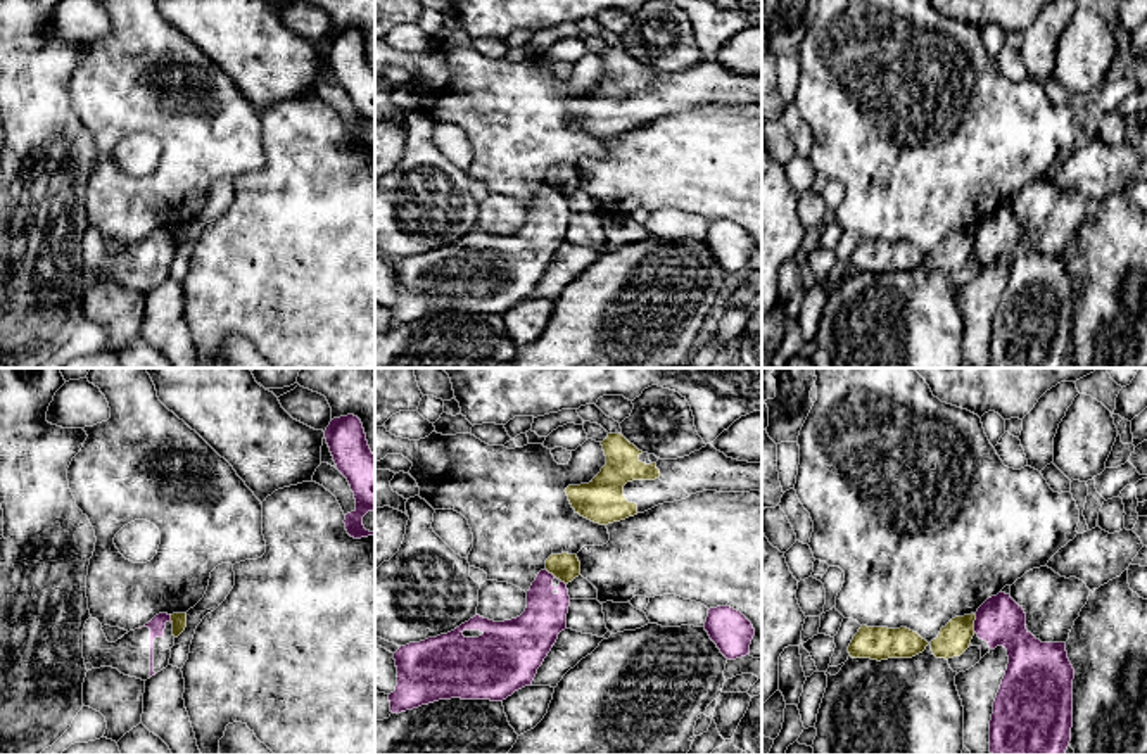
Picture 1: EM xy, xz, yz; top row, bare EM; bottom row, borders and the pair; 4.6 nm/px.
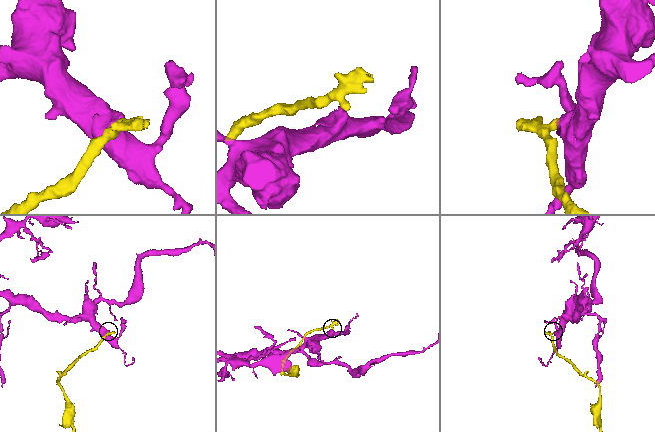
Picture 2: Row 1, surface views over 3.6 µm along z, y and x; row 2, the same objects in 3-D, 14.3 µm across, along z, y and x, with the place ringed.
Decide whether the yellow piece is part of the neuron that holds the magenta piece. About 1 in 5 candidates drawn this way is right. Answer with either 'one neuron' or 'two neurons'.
two neurons

